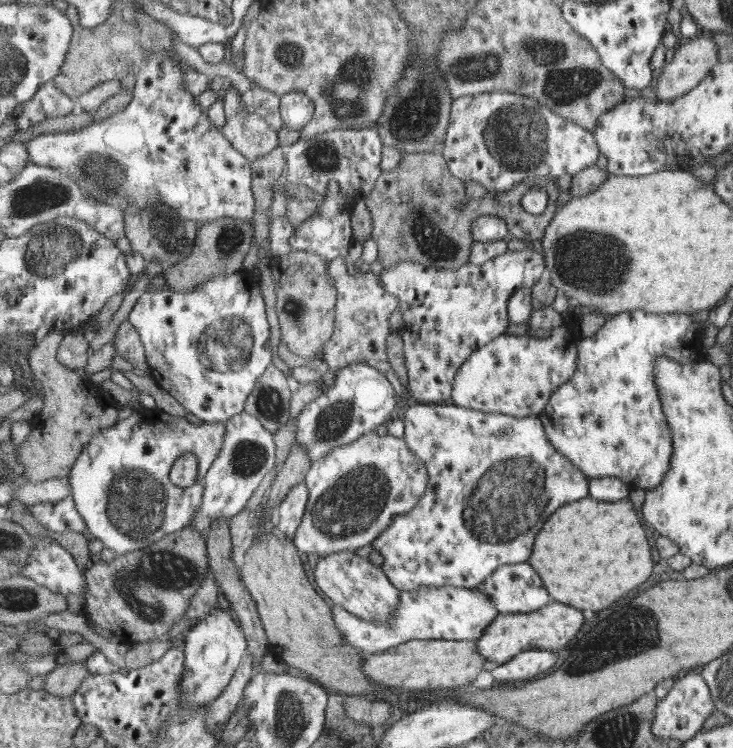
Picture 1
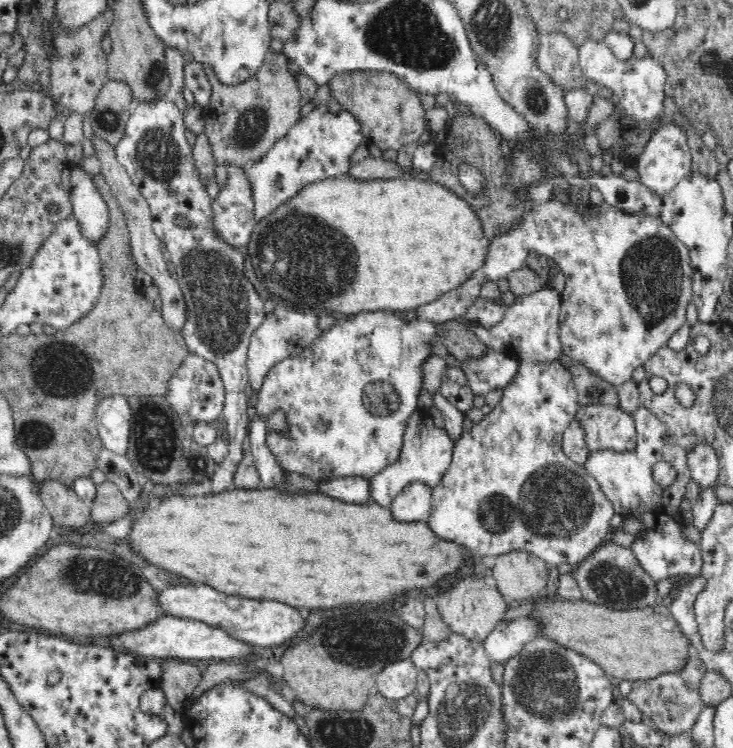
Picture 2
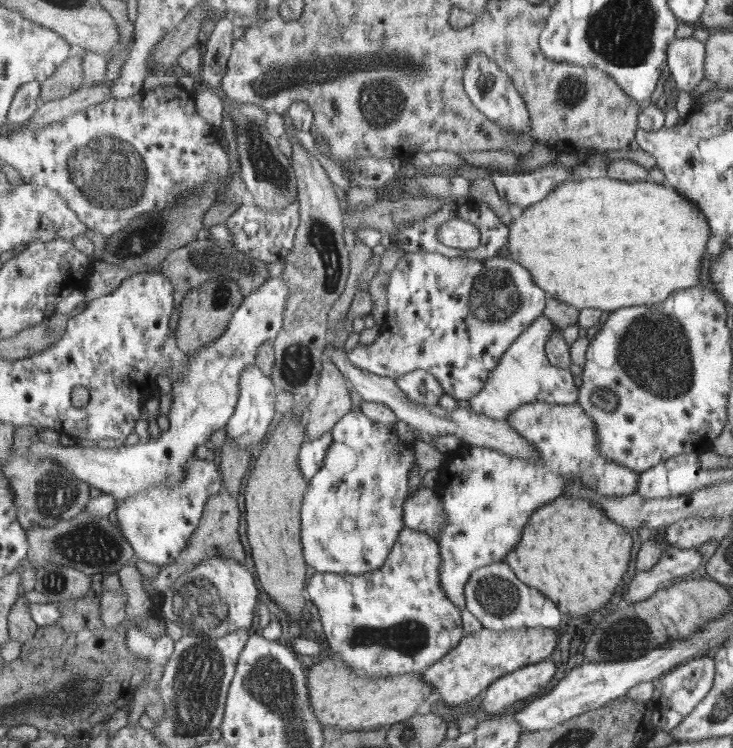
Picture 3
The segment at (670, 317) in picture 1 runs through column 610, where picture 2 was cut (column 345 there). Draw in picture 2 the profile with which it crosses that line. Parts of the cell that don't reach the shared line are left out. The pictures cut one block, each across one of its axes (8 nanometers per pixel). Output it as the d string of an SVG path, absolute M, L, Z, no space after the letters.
M376 310L376 312L360 312L349 316L347 319L341 319L340 322L334 323L330 330L323 332L323 336L310 349L304 350L299 356L286 358L278 364L274 364L269 374L266 374L262 388L258 395L253 399L251 410L253 416L259 418L270 418L276 412L282 411L287 418L288 432L286 434L270 432L266 436L266 443L280 461L282 468L286 472L299 473L306 475L314 481L330 480L334 477L363 477L364 479L372 478L374 474L382 472L384 468L394 464L399 457L402 446L403 430L406 426L407 418L418 409L418 397L420 395L422 369L420 364L424 362L426 356L432 353L432 343L438 342L436 336L436 326L433 322L425 320L406 320L396 315L394 311Z

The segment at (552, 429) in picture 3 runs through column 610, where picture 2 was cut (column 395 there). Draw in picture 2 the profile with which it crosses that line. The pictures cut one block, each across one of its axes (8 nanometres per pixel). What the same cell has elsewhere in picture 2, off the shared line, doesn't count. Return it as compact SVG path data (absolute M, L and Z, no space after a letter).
M422 409L414 410L407 418L402 438L401 451L397 461L367 479L369 498L380 506L390 506L394 497L404 486L412 482L422 482L430 488L436 486L450 466L454 439L450 437L445 428L436 427L430 415Z

